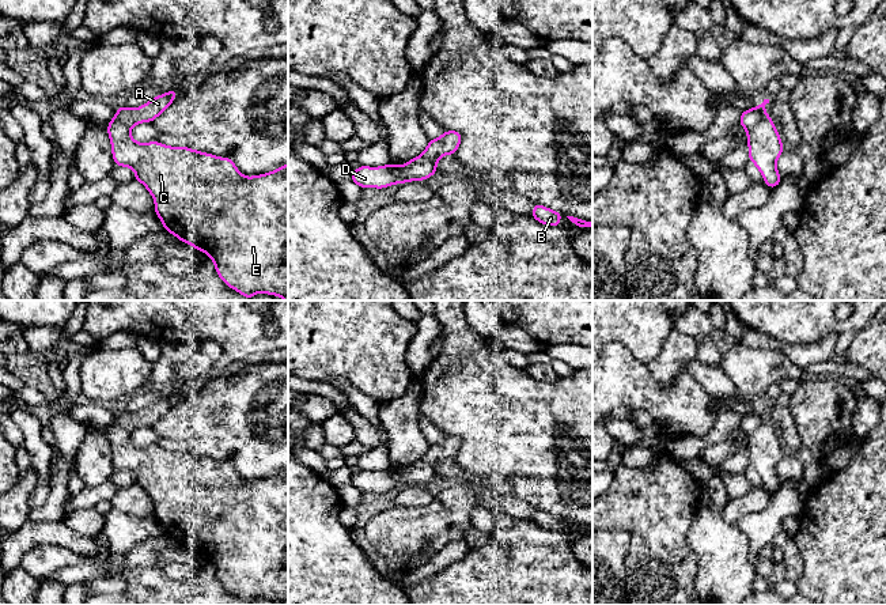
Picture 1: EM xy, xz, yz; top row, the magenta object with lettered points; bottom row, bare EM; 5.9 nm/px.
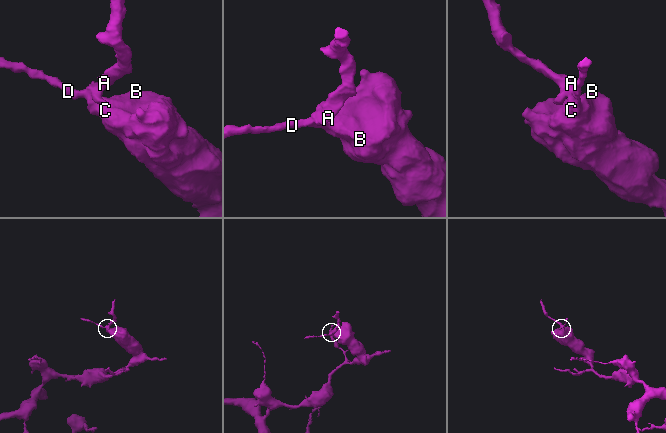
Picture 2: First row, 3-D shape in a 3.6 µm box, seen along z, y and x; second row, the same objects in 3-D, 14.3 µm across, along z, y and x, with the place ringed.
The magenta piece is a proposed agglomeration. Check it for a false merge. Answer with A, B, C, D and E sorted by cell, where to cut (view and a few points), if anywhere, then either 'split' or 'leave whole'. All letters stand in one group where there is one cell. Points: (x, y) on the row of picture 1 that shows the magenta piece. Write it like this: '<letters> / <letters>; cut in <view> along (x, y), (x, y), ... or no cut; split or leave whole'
A / B C D E; cut in yz along (765, 113), (748, 132); split

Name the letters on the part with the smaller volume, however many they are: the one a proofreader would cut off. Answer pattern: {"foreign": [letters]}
{"foreign": ["A"]}

